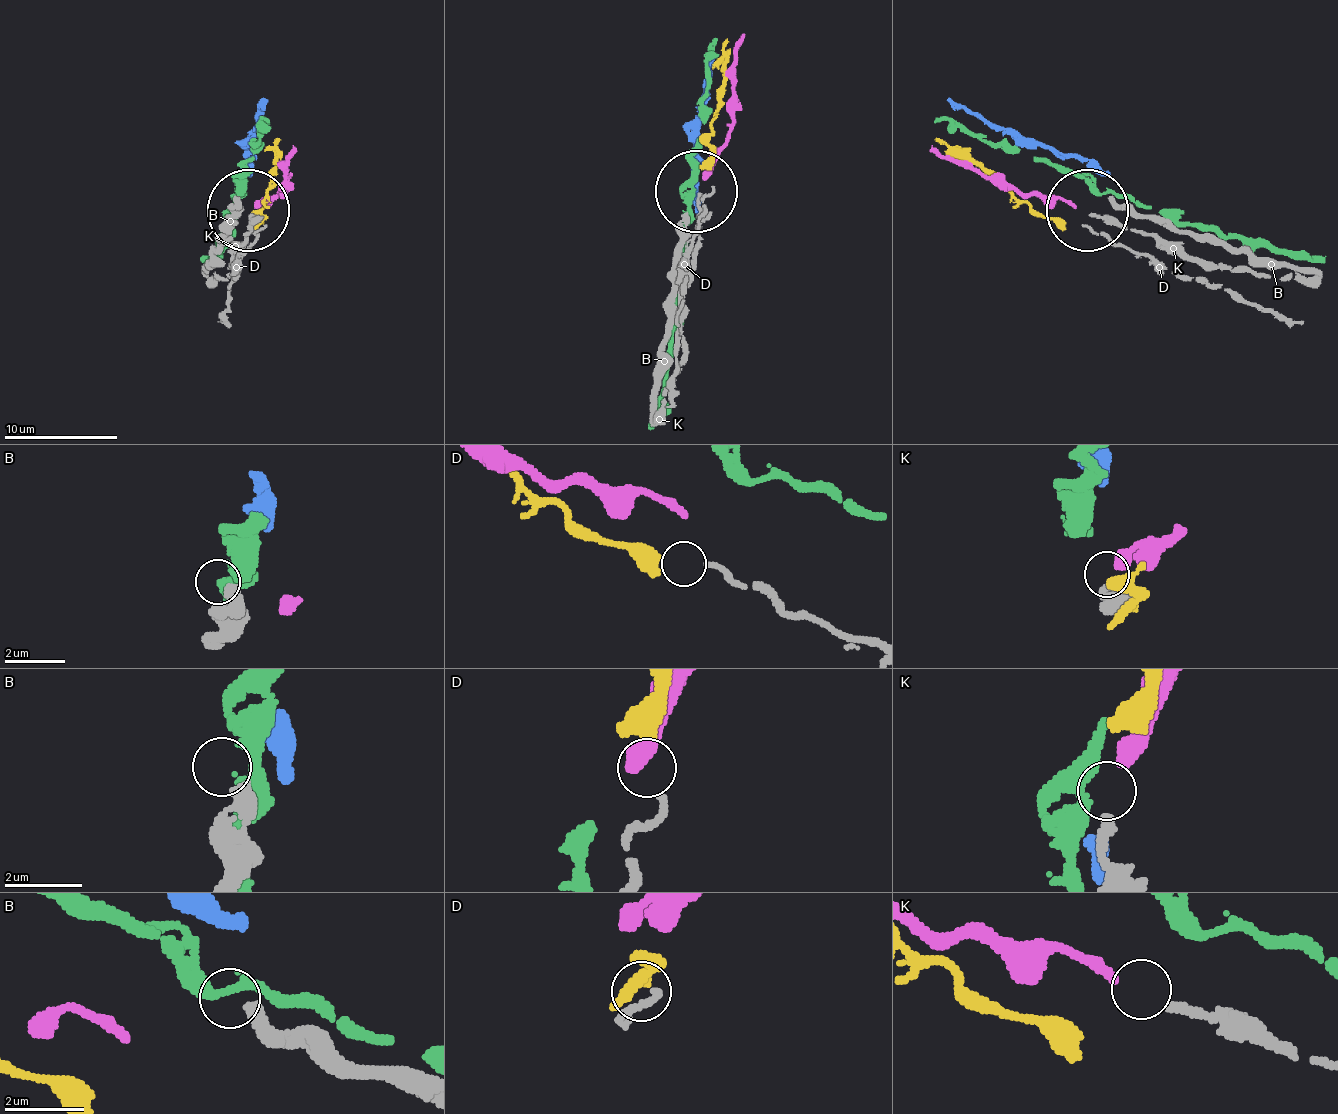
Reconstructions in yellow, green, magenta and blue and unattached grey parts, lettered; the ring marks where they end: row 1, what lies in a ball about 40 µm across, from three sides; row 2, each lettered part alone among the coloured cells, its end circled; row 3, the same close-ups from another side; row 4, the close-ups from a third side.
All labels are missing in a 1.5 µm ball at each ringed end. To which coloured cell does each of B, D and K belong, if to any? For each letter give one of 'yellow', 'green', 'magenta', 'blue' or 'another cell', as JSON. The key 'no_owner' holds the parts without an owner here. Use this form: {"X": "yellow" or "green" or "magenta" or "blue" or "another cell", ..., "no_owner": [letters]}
{"B": "another cell", "D": "yellow", "K": "magenta", "no_owner": ["B"]}

